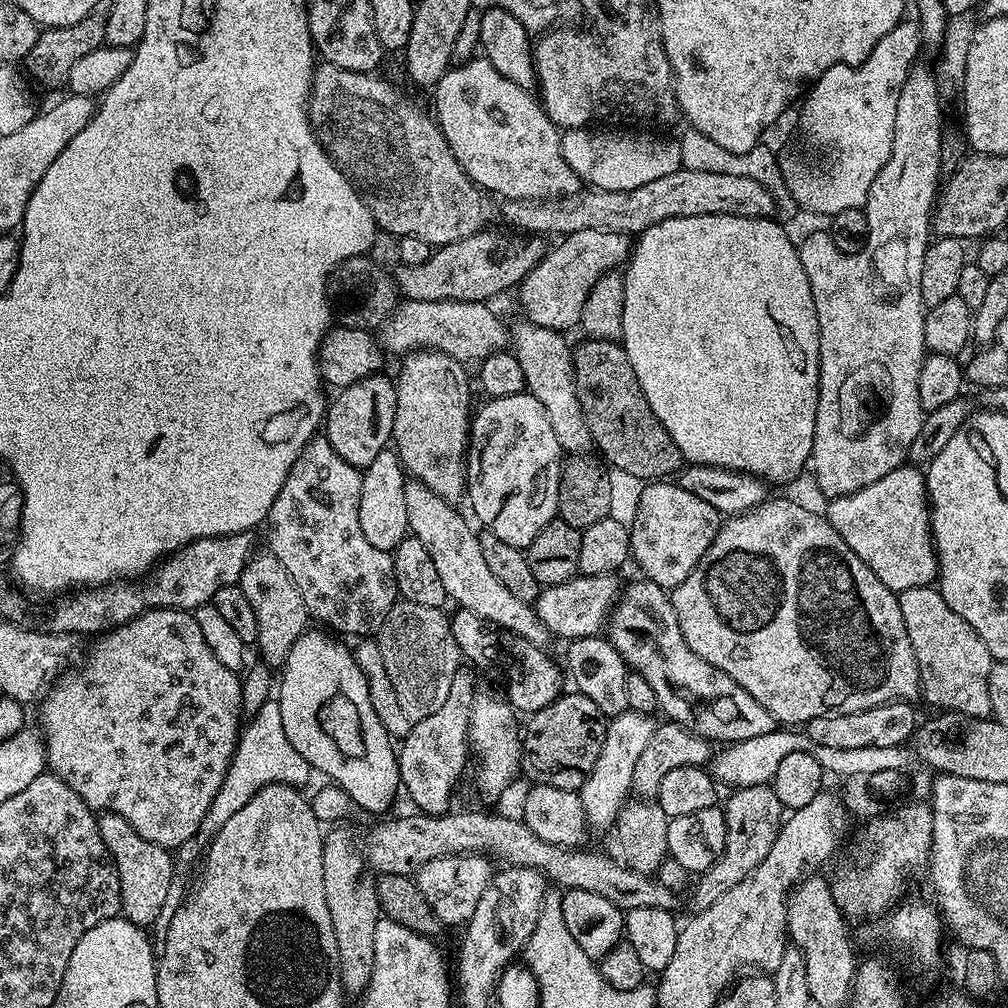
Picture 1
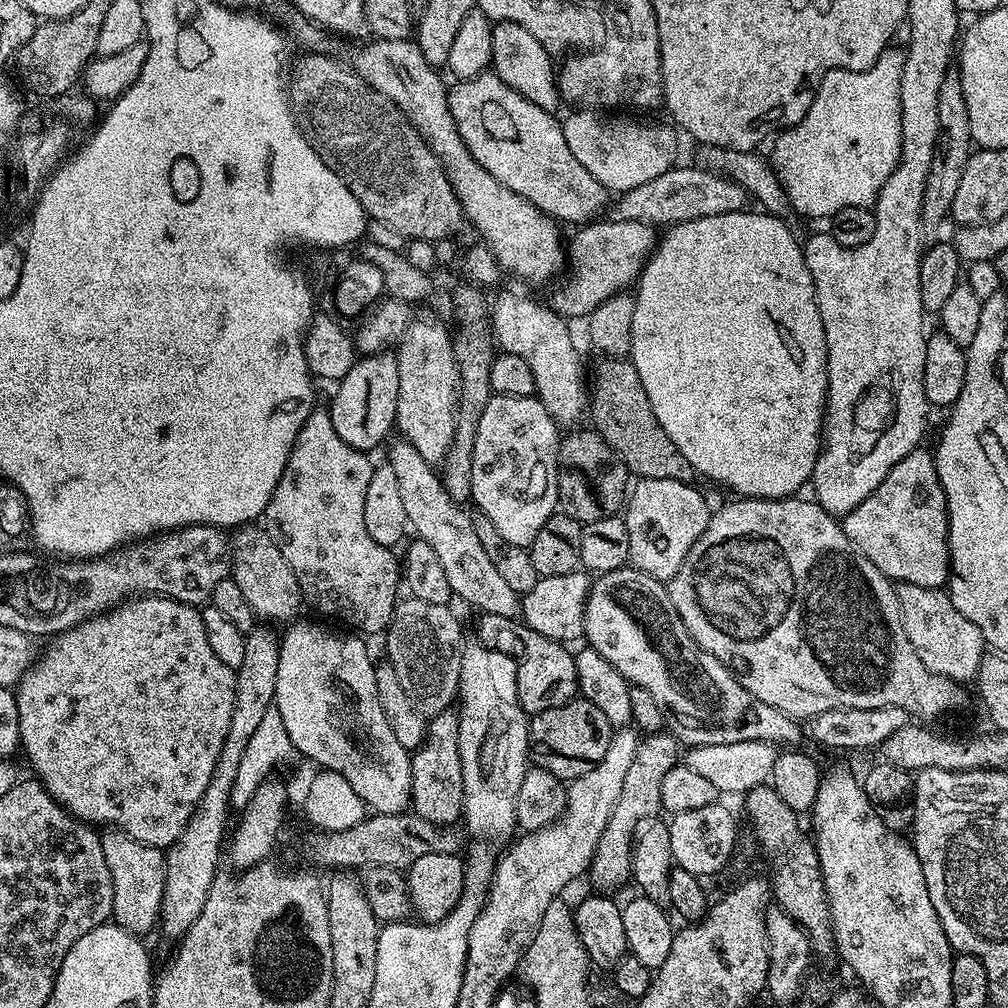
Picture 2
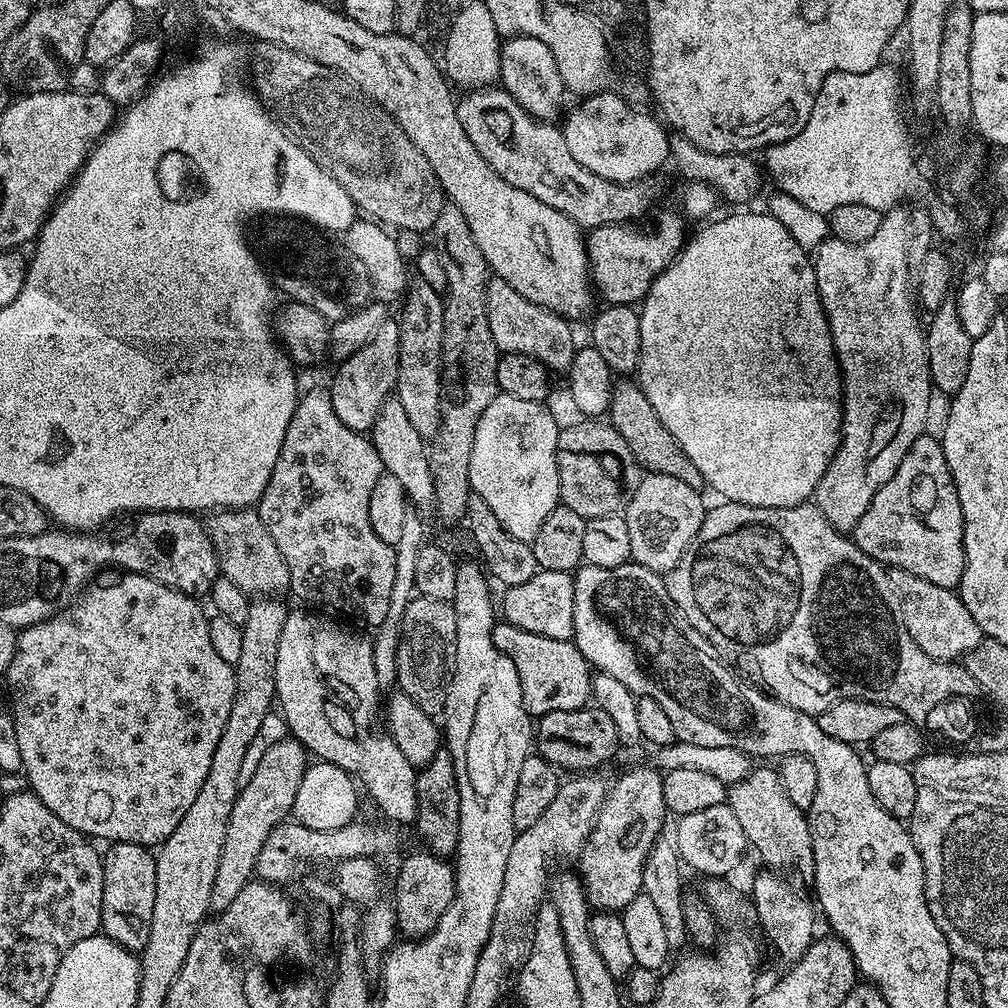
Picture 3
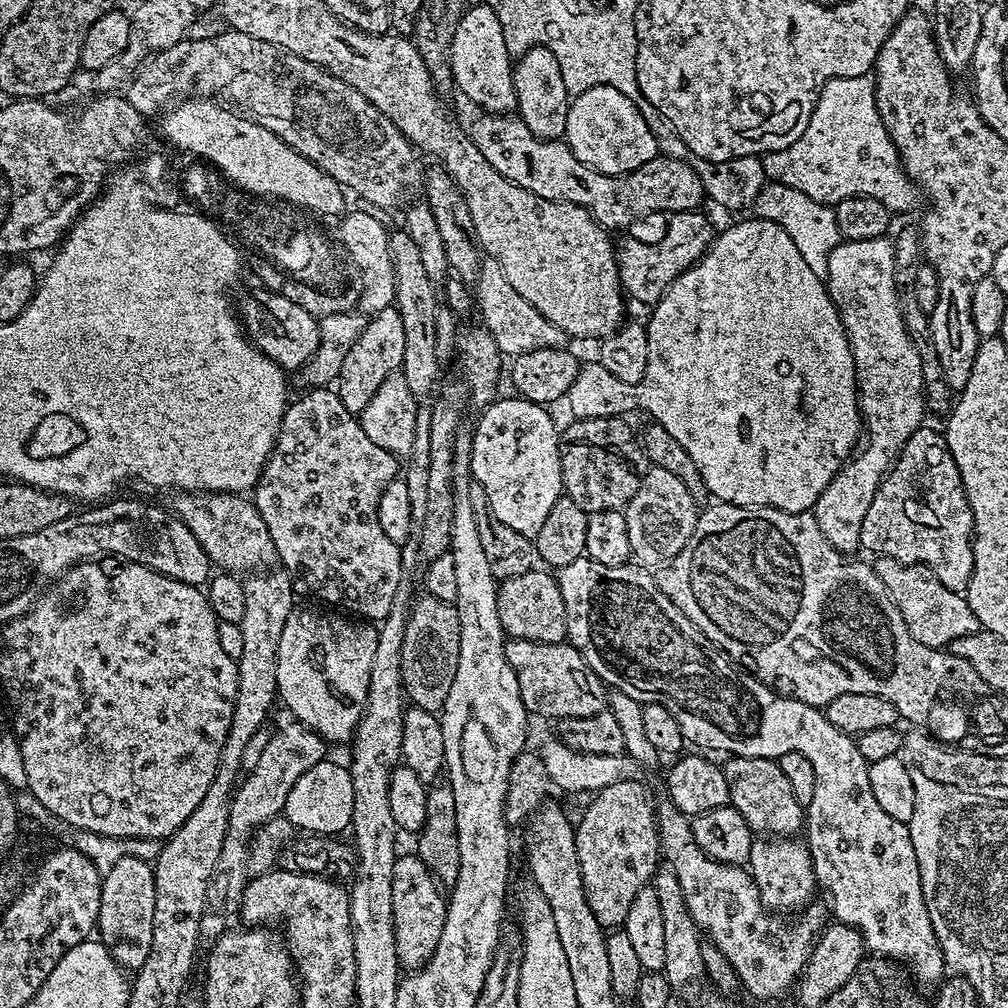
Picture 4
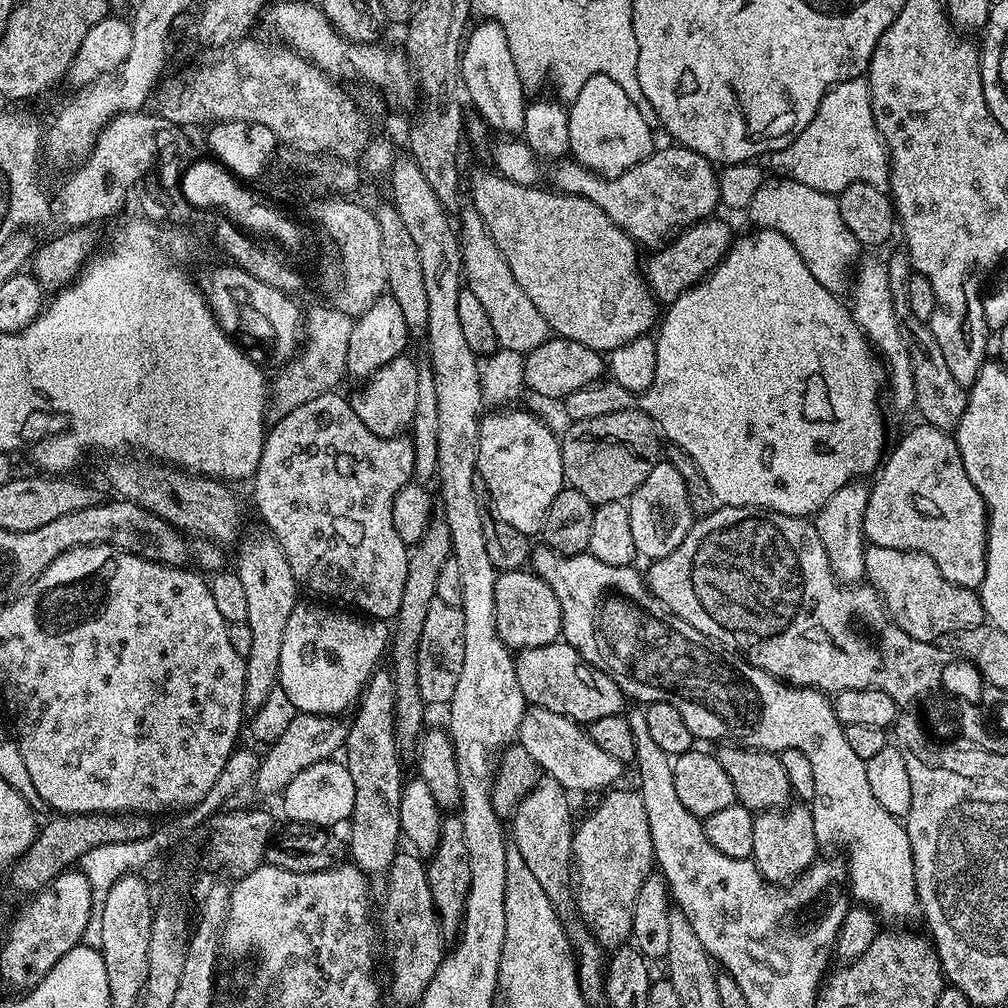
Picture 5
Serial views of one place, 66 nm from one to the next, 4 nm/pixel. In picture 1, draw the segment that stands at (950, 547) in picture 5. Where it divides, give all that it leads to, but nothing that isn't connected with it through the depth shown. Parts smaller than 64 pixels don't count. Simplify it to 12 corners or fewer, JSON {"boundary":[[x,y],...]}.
{"boundary":[[928,482],[831,497],[830,526],[899,594],[937,579]]}

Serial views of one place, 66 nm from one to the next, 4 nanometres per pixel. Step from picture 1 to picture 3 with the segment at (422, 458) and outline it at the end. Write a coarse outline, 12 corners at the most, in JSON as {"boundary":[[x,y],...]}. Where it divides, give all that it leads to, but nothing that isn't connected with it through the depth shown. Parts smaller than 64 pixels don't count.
{"boundary":[[416,278],[399,305],[394,396],[422,438],[440,425],[444,301]]}

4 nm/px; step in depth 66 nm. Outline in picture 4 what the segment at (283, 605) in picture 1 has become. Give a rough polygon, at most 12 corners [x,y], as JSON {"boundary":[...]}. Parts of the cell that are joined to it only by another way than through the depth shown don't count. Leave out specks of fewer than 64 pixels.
{"boundary":[[175,493],[217,569],[256,574],[276,547],[247,495]]}

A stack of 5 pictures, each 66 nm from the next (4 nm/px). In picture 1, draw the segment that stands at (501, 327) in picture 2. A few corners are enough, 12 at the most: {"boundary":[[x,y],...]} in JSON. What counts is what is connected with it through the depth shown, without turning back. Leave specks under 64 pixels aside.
{"boundary":[[521,322],[510,344],[558,446],[593,447],[564,332]]}

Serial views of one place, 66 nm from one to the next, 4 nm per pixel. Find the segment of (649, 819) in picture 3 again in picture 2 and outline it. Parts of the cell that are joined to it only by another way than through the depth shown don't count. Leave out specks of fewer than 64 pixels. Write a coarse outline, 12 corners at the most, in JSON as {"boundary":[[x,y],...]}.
{"boundary":[[667,731],[637,743],[622,794],[598,838],[590,877],[632,880],[636,824],[661,811],[662,778],[681,756]]}

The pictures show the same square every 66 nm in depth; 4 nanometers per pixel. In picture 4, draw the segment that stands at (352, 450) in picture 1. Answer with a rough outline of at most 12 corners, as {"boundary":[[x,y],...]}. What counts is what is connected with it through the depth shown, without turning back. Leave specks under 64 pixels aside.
{"boundary":[[395,306],[371,313],[334,390],[354,414],[400,372]]}

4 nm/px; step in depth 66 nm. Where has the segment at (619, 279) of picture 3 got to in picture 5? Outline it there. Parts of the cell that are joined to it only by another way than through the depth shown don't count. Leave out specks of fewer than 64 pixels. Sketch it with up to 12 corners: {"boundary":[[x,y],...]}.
{"boundary":[[709,218],[673,235],[642,271],[661,305],[701,284],[732,248]]}

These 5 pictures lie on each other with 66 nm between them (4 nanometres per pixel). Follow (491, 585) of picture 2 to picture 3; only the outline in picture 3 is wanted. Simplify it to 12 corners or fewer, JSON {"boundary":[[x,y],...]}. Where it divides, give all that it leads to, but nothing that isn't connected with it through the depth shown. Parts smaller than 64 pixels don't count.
{"boundary":[[400,400],[370,439],[416,510],[434,505],[426,444]]}

